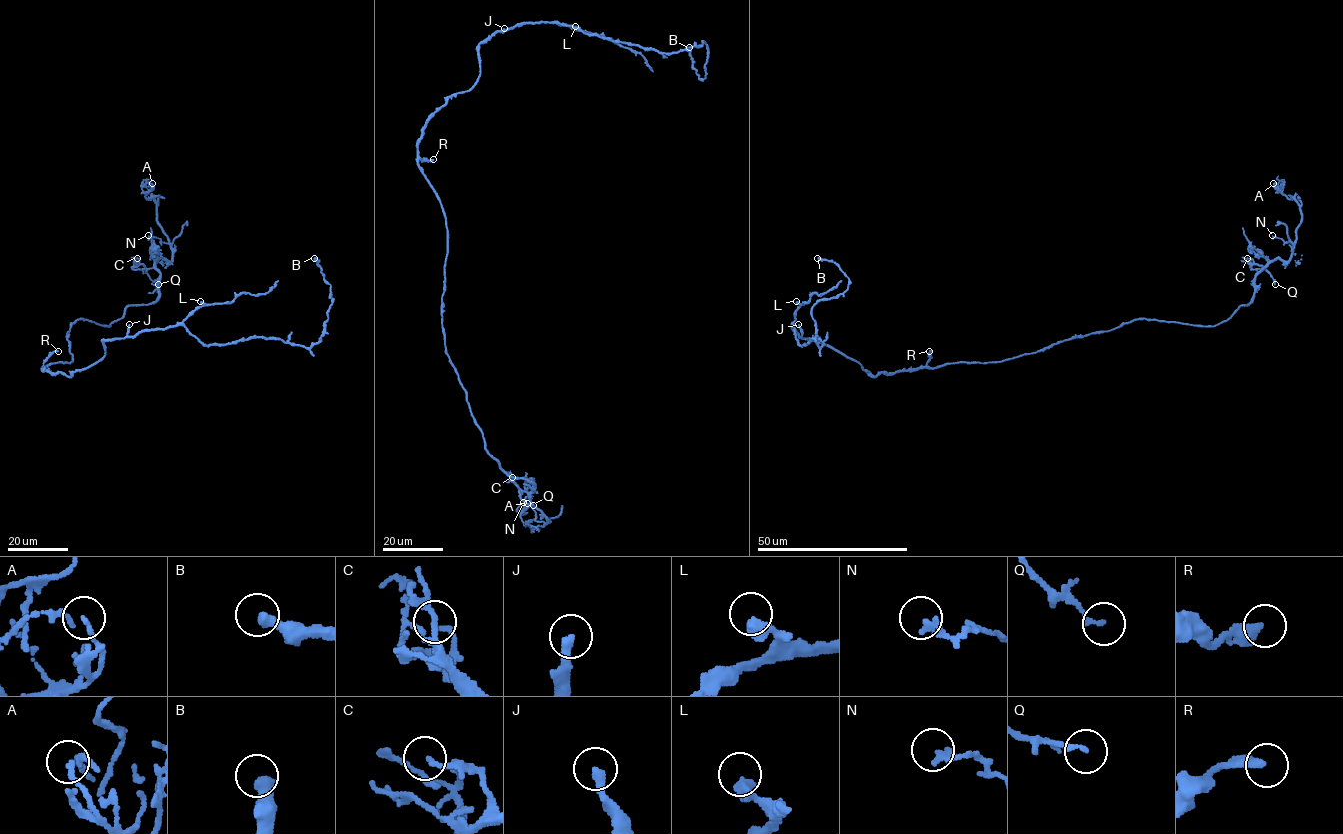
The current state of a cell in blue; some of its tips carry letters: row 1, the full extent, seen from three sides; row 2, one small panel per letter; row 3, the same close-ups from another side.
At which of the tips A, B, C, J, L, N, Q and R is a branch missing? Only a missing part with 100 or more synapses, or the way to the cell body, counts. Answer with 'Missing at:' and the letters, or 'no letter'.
Missing at: no letter

